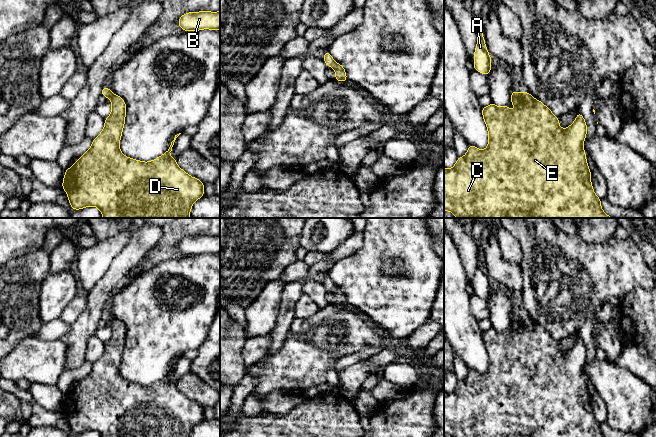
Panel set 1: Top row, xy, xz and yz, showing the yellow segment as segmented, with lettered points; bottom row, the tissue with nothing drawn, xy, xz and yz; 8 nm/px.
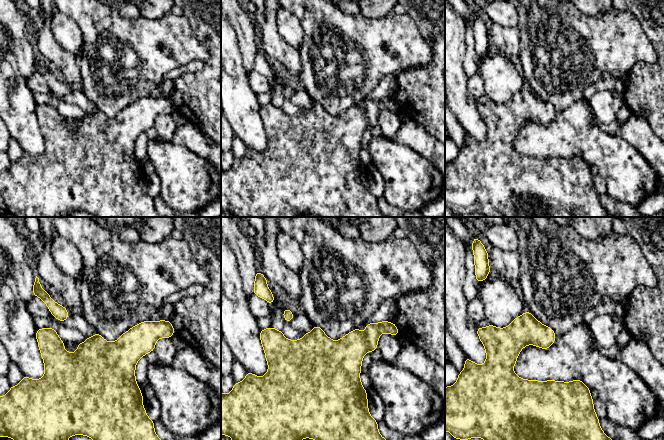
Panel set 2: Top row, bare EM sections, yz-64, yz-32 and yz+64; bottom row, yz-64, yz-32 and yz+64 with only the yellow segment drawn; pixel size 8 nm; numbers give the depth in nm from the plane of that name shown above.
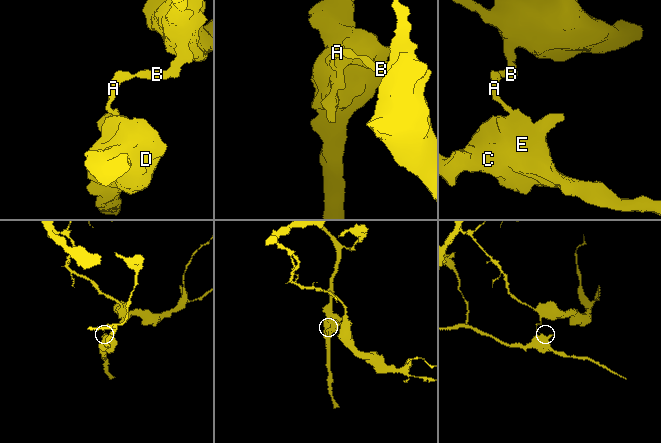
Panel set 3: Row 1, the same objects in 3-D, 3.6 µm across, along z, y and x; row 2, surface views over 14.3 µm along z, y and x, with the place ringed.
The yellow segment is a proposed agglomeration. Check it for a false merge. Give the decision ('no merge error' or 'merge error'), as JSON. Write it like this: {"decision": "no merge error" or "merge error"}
{"decision": "merge error"}

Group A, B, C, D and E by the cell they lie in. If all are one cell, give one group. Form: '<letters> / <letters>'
A B / C D E

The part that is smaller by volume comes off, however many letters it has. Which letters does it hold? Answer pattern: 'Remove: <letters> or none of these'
Remove: C, D, E

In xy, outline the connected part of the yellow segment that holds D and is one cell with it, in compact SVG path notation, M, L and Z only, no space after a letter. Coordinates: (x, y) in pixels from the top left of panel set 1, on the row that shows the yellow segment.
M113 93L109 99L112 111L105 119L103 130L93 139L89 150L65 170L62 188L68 195L71 208L79 210L95 206L101 211L103 218L189 218L193 203L204 196L204 183L187 174L177 165L176 158L170 156L174 142L181 133L175 135L169 149L153 161L143 162L126 157L119 149L126 104L123 98Z

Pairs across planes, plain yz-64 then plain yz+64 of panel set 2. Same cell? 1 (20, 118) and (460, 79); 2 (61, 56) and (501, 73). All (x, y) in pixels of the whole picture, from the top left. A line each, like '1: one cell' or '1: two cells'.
1: one cell
2: two cells

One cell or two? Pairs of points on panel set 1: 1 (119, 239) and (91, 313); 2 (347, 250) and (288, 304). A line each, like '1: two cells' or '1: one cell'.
1: two cells
2: one cell

